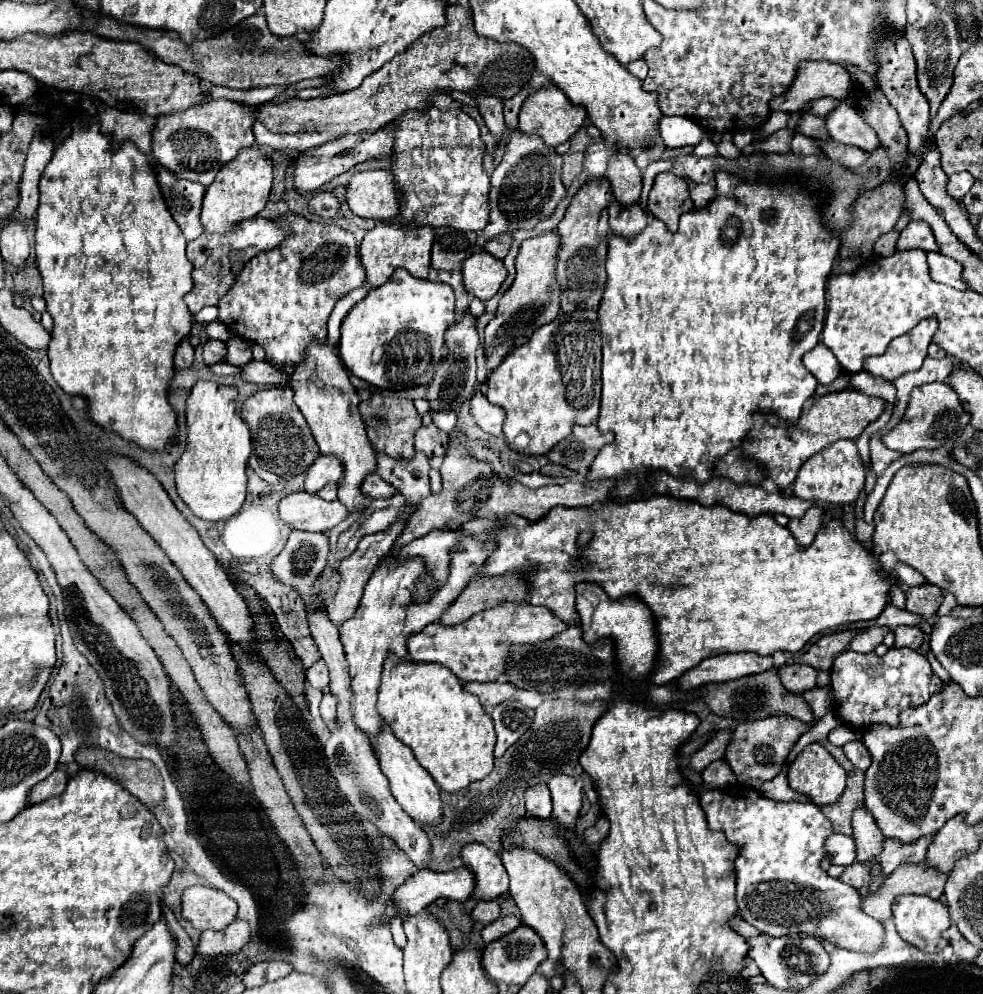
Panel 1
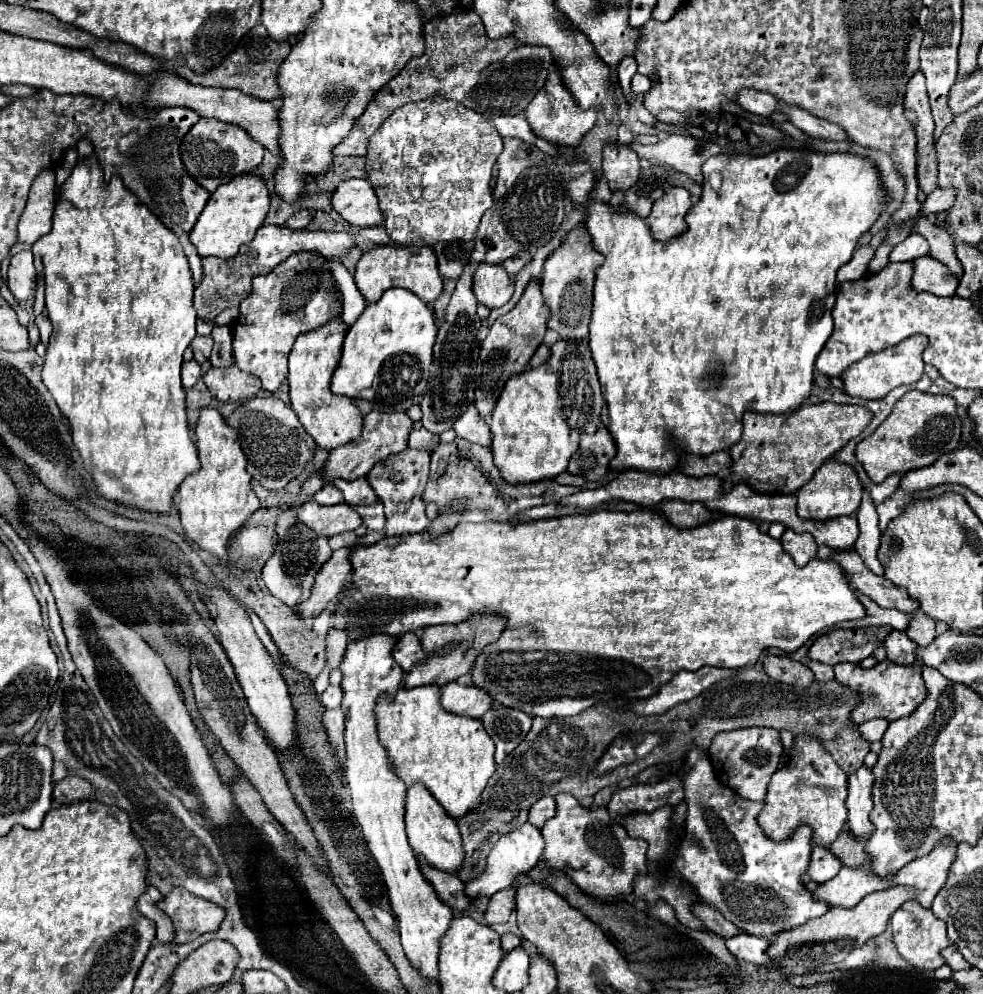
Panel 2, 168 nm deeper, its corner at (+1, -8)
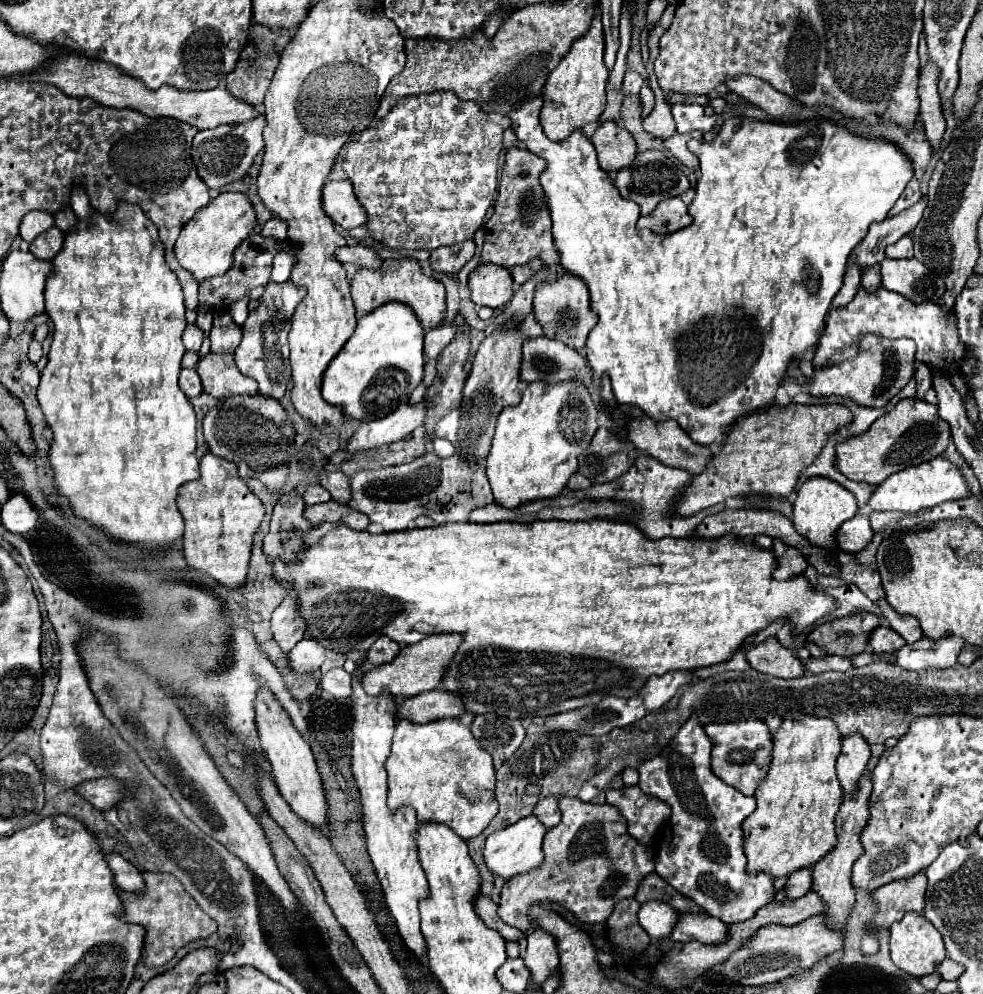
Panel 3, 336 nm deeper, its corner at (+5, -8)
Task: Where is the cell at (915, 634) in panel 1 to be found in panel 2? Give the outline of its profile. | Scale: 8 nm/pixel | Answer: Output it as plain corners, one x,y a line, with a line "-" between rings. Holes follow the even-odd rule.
893,630
885,640
883,640
883,646
887,650
887,658
891,662
897,662
897,664
915,664
915,650
917,650
917,644
909,640
909,636
905,632
899,632
899,630

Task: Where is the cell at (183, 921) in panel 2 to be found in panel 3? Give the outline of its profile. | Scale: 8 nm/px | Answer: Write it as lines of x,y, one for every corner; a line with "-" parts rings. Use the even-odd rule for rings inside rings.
141,872
145,880
145,892
143,894
127,894
123,890
117,890
123,910
119,918
123,922
141,924
145,928
145,940
143,940
143,962
149,968
157,968
167,964
179,948
187,946
193,940
209,938
217,924
199,908
199,904
187,894
183,884
175,880
173,874
159,874
159,872

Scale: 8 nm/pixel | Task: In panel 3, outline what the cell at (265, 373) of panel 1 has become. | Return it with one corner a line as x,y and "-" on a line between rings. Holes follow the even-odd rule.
209,352
197,362
197,374
203,390
213,398
229,398
237,394
257,394
257,382
239,374
233,354

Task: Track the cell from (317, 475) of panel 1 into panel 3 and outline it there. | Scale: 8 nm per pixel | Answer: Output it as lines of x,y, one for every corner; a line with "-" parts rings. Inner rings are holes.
427,394
419,404
401,404
393,414
359,424
359,430
351,438
347,450
367,450
367,448
379,448
383,444
391,444
397,440
403,440
407,434
411,434
417,426
423,426
427,416
429,398

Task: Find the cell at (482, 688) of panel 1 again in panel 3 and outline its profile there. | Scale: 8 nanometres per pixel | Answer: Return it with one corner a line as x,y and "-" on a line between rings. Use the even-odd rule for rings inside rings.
431,690
397,704
395,720
411,720
415,724
425,724
449,716
457,718
463,712
465,712
463,702
455,694
447,694
443,690

